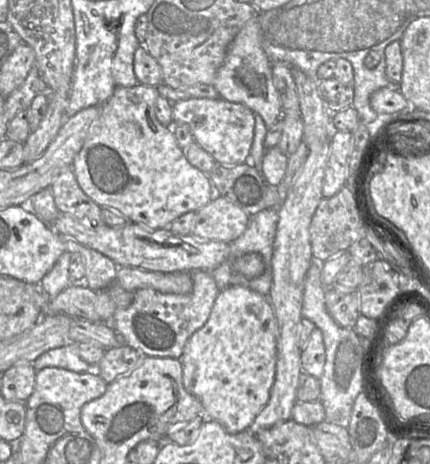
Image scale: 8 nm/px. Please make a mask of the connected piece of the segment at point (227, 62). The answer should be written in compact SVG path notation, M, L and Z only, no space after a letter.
M259 18L249 20L235 36L212 86L220 99L242 104L259 115L267 127L266 149L277 147L282 135L283 107L273 82L271 62L261 47Z

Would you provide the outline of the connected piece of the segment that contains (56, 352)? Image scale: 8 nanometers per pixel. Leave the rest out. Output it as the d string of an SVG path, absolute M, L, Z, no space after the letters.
M77 344L51 349L40 355L32 365L37 371L46 367L58 367L76 373L99 374L98 366L91 366L80 357Z

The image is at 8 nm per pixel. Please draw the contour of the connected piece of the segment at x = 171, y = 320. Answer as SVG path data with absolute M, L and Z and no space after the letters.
M191 271L193 289L189 294L164 294L152 288L135 291L133 302L117 310L110 325L125 345L143 356L180 359L190 336L208 321L219 288L210 272Z

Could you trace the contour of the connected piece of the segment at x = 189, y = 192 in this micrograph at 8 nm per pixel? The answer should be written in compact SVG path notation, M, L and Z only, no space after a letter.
M137 84L133 87L117 87L113 95L101 105L100 116L90 125L85 142L75 156L71 168L83 192L103 208L110 208L125 215L132 223L140 224L149 229L167 228L175 219L187 212L196 212L208 204L216 195L209 176L192 166L184 155L172 133L171 127L163 126L155 115L155 104L160 96L157 87Z

